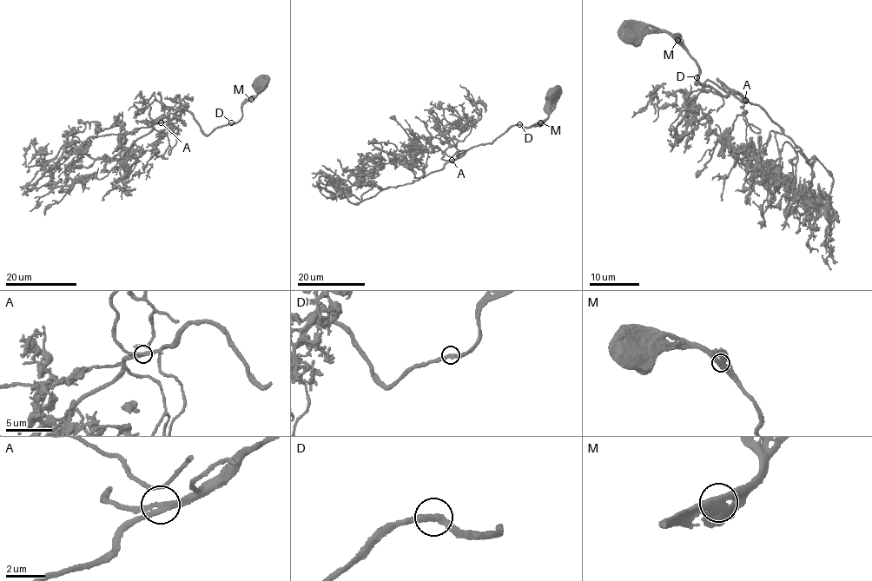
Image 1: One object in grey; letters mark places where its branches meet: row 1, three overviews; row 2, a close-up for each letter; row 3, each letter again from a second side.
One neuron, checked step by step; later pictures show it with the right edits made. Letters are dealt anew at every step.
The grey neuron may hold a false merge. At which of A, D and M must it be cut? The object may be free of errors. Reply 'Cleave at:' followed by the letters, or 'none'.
Cleave at: none

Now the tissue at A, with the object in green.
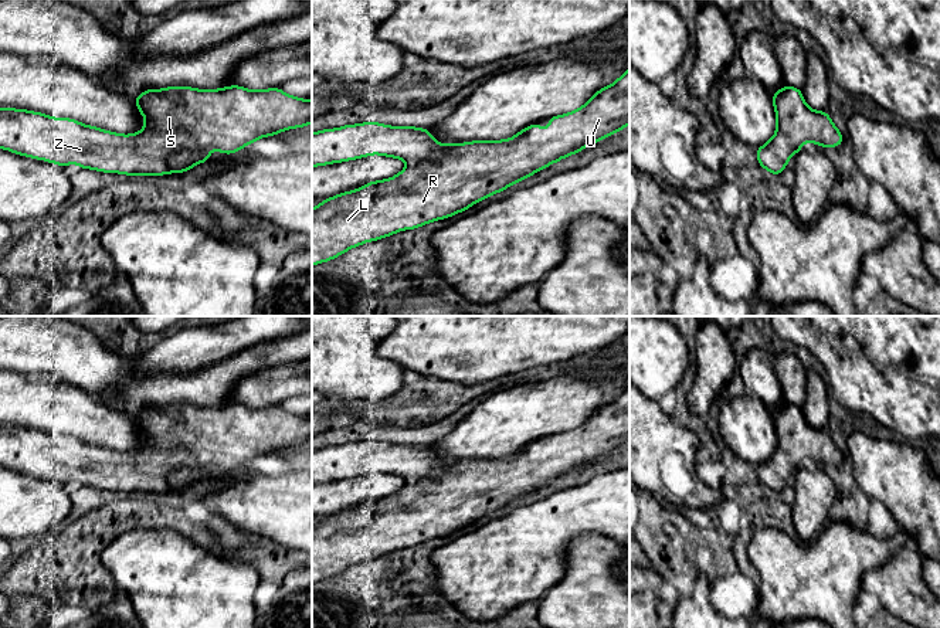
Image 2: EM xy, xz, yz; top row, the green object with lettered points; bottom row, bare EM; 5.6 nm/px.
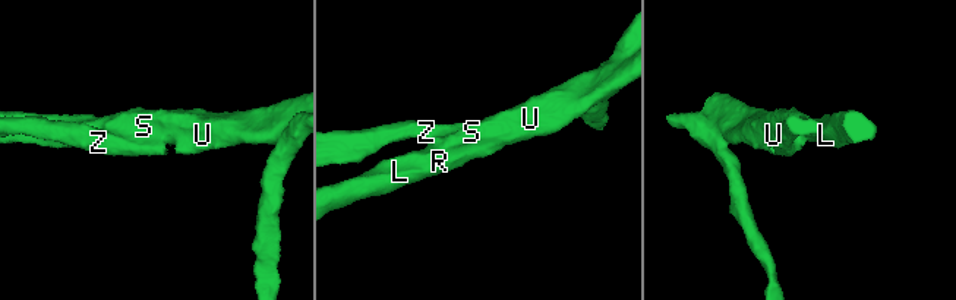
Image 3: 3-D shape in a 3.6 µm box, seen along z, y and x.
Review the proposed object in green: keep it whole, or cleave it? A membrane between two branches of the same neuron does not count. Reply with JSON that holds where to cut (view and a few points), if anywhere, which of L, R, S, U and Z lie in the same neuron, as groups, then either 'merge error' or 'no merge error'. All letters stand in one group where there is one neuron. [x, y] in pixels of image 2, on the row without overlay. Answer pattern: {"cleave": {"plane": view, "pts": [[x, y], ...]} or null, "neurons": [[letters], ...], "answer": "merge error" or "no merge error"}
{"cleave": null, "neurons": [["L", "R", "S", "U", "Z"]], "answer": "no merge error"}

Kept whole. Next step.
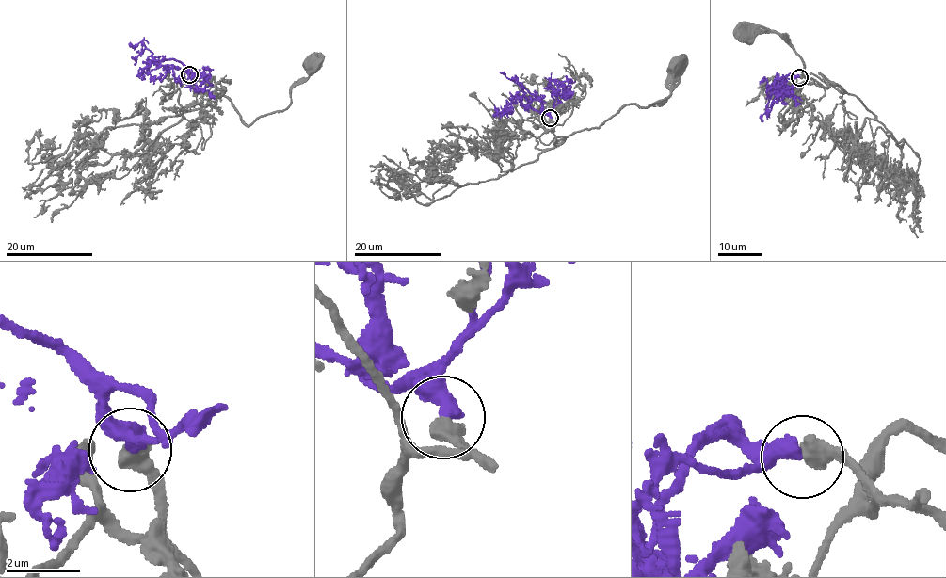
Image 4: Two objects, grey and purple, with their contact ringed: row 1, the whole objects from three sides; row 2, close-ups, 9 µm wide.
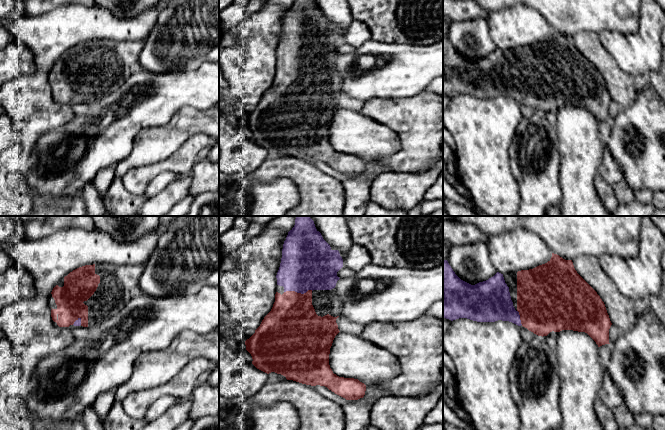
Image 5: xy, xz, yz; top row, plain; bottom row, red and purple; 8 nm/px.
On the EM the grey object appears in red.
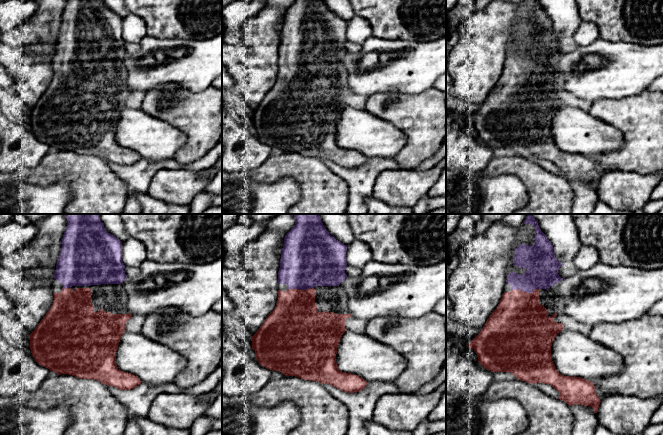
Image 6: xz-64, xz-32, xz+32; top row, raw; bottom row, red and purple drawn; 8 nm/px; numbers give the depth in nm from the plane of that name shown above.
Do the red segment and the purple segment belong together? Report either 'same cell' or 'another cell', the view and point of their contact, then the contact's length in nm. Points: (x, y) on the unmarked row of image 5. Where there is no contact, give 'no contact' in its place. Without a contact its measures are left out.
same cell | xz (298, 69) | 240 nm

